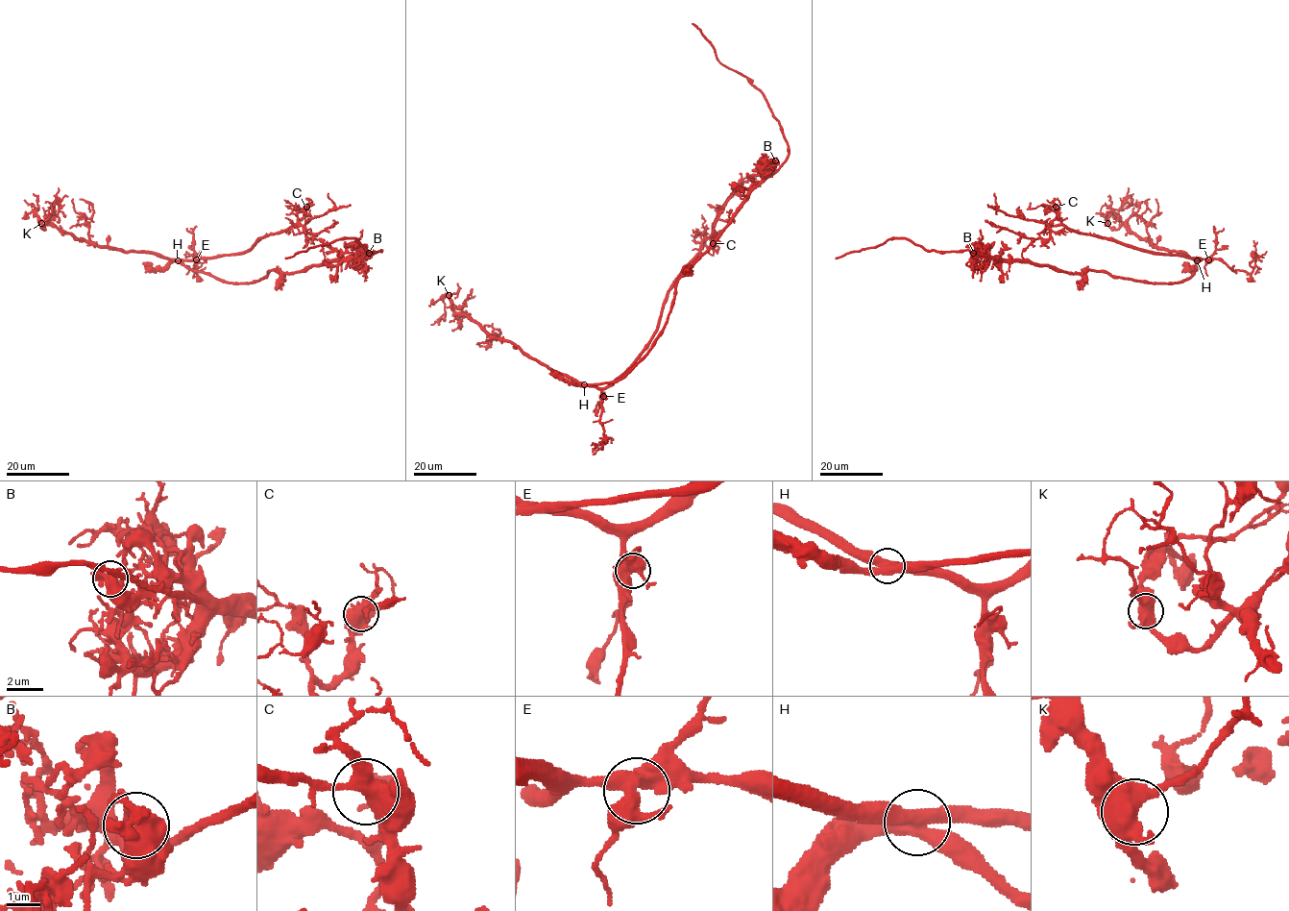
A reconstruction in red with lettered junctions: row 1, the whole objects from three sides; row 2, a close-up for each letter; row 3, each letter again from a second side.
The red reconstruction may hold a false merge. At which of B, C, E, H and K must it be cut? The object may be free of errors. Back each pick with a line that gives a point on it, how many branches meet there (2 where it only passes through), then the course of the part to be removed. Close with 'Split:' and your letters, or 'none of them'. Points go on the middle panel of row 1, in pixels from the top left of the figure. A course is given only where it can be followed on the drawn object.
H: Place: (584, 384). Branches: 4. Course of the part to remove: (584, 385), (607, 388), (642, 352), (668, 288), (701, 242), (712, 237), (740, 173)
Split: H

